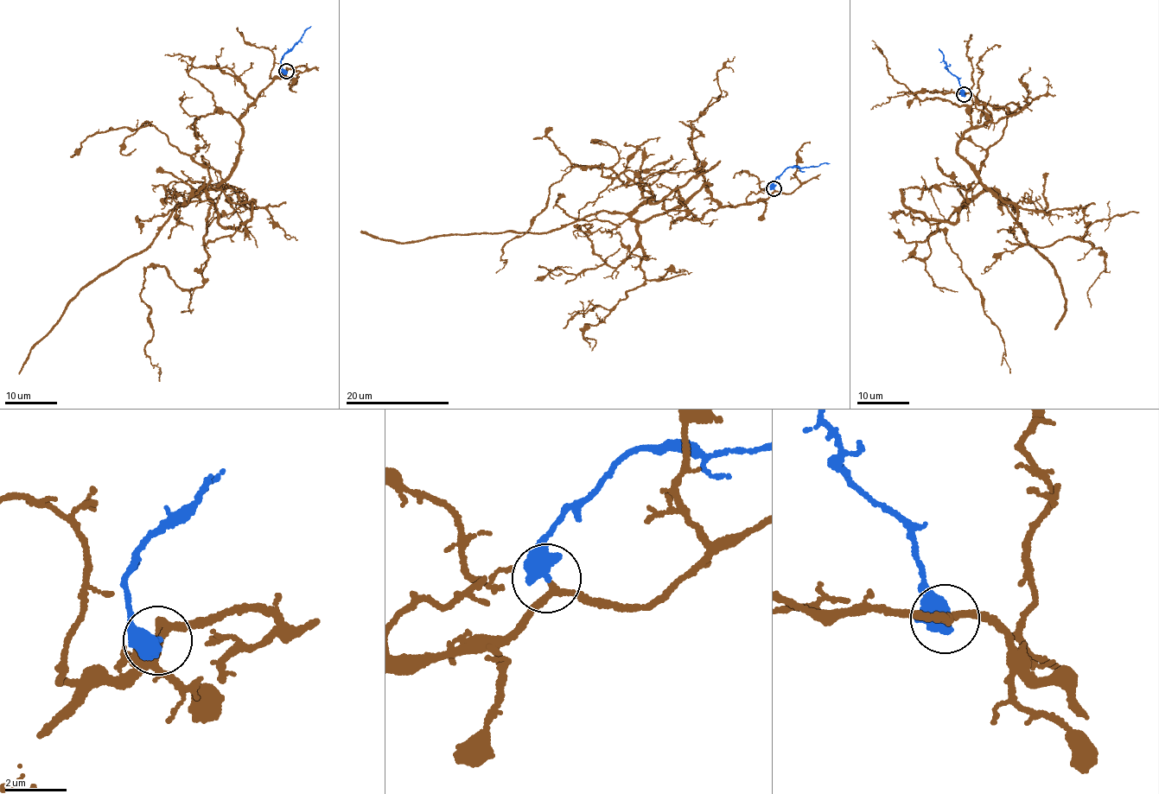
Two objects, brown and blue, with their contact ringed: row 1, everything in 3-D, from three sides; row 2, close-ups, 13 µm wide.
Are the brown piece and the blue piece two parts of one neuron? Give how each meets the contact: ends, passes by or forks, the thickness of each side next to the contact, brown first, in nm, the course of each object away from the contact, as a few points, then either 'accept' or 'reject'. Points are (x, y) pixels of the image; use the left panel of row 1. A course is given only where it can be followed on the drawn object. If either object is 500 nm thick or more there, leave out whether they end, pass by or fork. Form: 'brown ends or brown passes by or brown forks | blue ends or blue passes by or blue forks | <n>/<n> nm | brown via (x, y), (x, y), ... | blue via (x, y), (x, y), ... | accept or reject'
200/650 nm | brown via (287, 71), (239, 119), (233, 171), (203, 189), (202, 286), (145, 269), (159, 381) | blue via (287, 71), (282, 68), (281, 59), (310, 26) | accept

